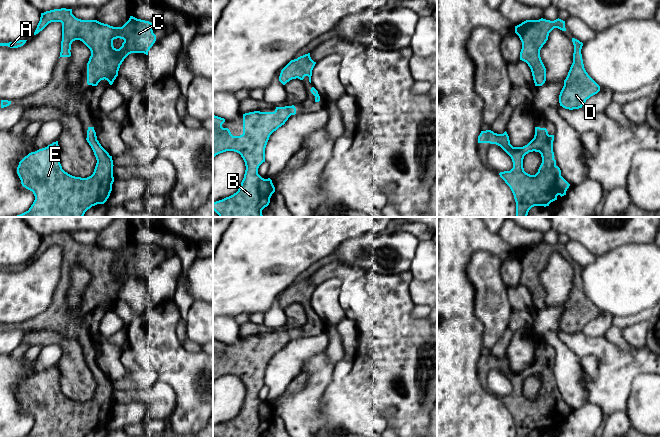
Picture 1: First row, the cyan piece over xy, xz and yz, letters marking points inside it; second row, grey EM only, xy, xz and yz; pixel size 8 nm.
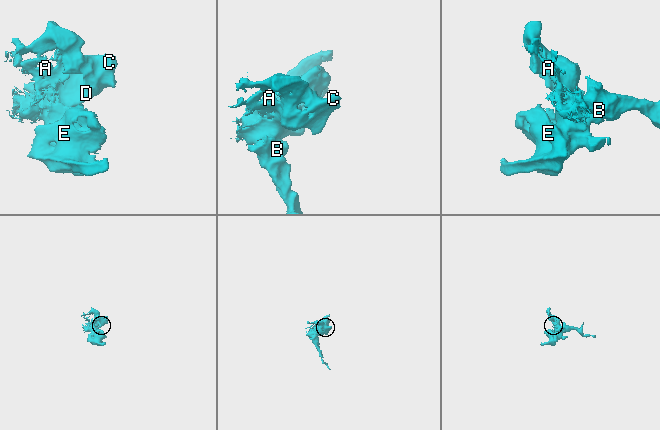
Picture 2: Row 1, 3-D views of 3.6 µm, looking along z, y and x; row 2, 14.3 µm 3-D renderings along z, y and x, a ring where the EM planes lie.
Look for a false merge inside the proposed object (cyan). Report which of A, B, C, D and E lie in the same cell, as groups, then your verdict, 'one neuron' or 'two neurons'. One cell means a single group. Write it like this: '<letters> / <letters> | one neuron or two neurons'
A B C D E | one neuron

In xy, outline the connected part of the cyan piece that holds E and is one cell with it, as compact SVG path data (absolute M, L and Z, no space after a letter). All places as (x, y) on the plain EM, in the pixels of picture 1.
M88 351L86 364L97 384L93 398L87 402L72 400L62 393L58 365L29 377L19 386L17 398L21 408L35 420L33 428L24 437L85 437L92 430L107 425L114 406L112 380L97 364L94 351Z

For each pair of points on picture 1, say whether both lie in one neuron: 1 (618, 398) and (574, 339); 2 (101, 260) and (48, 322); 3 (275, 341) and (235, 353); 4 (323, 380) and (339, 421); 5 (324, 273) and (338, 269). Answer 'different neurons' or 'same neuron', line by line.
1: same neuron
2: same neuron
3: same neuron
4: different neurons
5: same neuron

